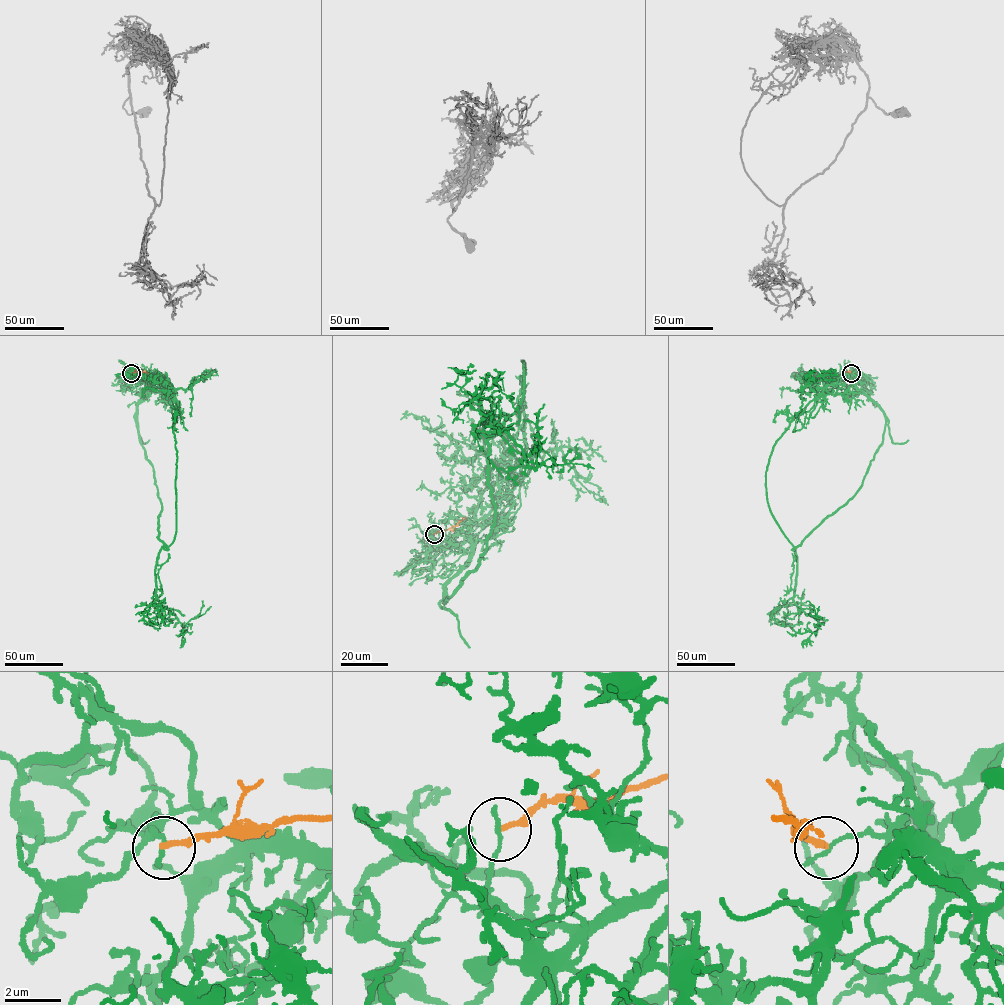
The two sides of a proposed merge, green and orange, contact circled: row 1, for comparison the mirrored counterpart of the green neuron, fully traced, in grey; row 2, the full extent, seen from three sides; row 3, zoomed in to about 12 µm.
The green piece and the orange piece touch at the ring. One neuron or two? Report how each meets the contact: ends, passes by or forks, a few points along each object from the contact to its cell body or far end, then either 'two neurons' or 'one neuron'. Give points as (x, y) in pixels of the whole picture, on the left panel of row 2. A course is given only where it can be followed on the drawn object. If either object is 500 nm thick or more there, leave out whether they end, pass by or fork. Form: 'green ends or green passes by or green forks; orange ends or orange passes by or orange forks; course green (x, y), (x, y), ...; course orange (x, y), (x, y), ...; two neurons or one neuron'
green ends; orange ends; course green (131, 373), (150, 385), (137, 427), (167, 548), (156, 562), (157, 599), (183, 627), (203, 601); course orange (131, 373), (147, 373); two neurons

